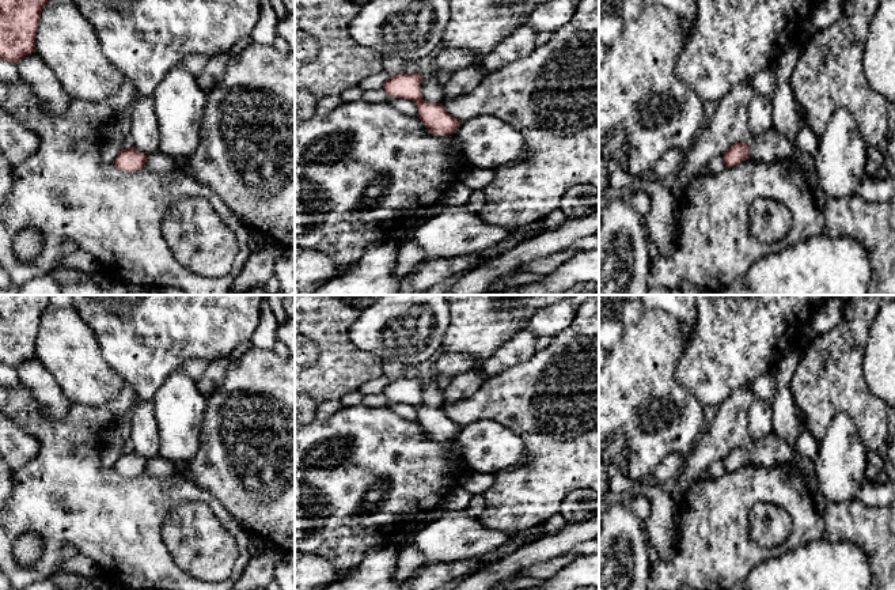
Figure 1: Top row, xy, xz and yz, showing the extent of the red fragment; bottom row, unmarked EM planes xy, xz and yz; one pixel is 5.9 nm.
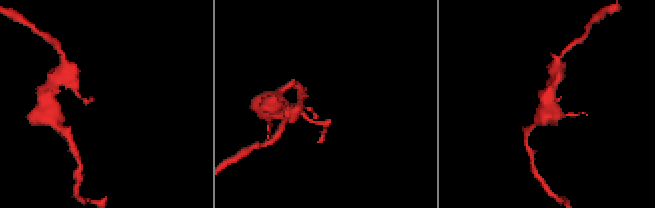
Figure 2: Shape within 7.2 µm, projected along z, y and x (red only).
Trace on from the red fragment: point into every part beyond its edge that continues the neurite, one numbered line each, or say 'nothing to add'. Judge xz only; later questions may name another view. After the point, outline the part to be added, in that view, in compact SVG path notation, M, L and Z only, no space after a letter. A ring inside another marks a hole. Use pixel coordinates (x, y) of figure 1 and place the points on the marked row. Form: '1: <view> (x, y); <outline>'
nothing to add

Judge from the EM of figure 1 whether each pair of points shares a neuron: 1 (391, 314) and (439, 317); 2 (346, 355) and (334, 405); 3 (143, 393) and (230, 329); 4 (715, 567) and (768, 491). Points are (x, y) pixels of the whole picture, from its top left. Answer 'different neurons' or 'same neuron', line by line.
1: same neuron
2: different neurons
3: same neuron
4: same neuron

